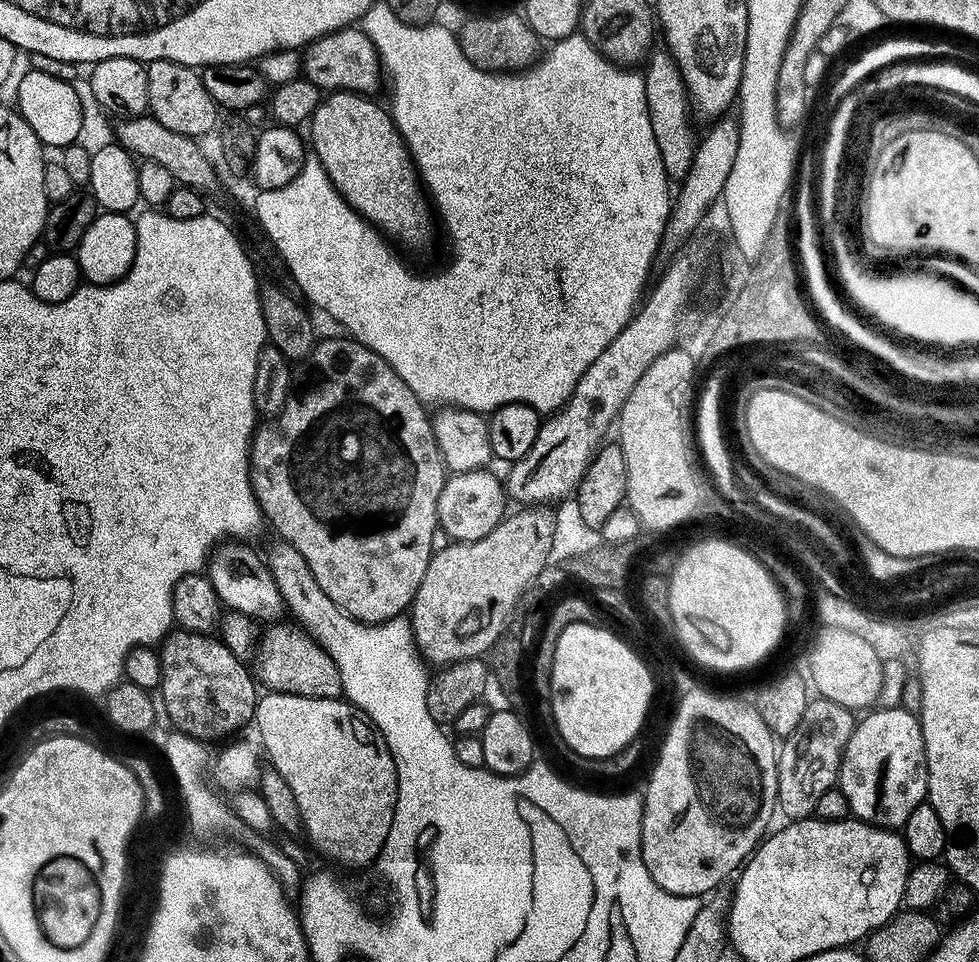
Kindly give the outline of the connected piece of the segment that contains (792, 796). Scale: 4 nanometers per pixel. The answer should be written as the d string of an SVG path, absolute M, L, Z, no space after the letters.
M823 698L809 699L806 714L802 714L802 722L798 722L798 730L791 732L783 741L776 757L776 802L781 817L788 816L784 818L792 822L809 819L820 799L831 788L833 791L837 787L842 754L857 723L853 709Z

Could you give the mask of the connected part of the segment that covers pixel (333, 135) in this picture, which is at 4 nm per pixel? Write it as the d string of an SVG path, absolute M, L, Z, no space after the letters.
M328 92L314 110L311 126L311 151L316 151L315 159L344 195L344 201L389 241L408 248L422 247L432 236L434 216L425 193L418 187L412 158L404 137L392 123L389 109L359 92Z

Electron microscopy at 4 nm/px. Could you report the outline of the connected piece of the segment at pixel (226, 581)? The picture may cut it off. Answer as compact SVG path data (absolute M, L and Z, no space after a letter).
M224 542L213 548L206 565L206 575L225 609L240 611L257 622L285 615L284 599L274 582L265 557L261 553L259 556L248 542Z

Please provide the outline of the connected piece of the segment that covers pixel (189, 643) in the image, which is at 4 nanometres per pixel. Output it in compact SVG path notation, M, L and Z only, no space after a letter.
M176 628L164 637L158 651L162 662L160 704L177 731L211 742L238 731L255 719L260 697L255 677L219 637Z

